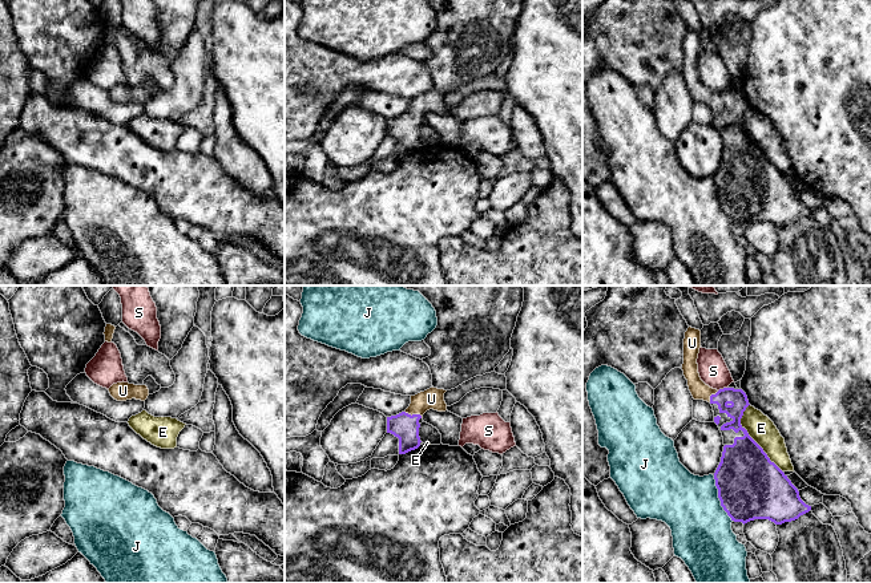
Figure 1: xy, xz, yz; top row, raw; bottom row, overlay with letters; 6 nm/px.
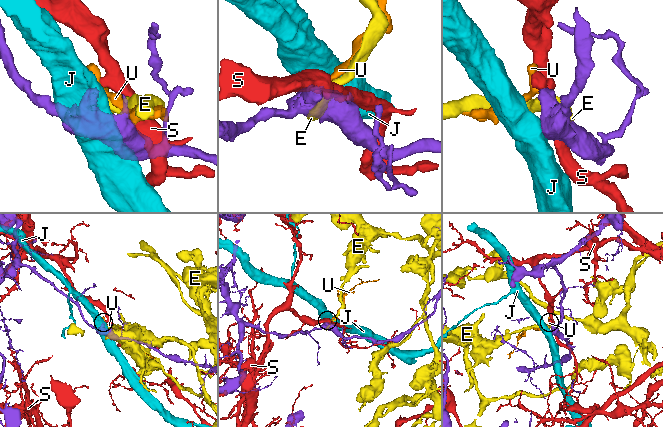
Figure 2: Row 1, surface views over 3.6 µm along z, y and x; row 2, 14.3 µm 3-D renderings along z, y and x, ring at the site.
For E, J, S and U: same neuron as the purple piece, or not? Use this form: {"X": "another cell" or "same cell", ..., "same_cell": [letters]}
{"E": "another cell", "J": "another cell", "S": "another cell", "U": "same cell", "same_cell": ["U"]}

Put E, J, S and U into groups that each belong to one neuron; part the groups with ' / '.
E / J / S / U

